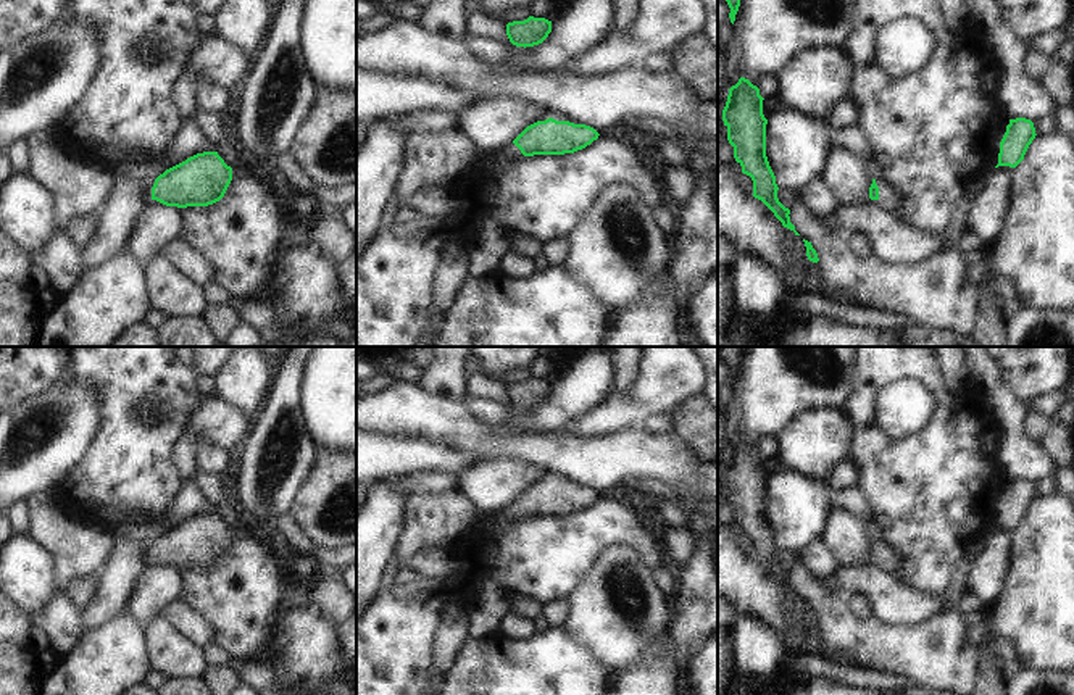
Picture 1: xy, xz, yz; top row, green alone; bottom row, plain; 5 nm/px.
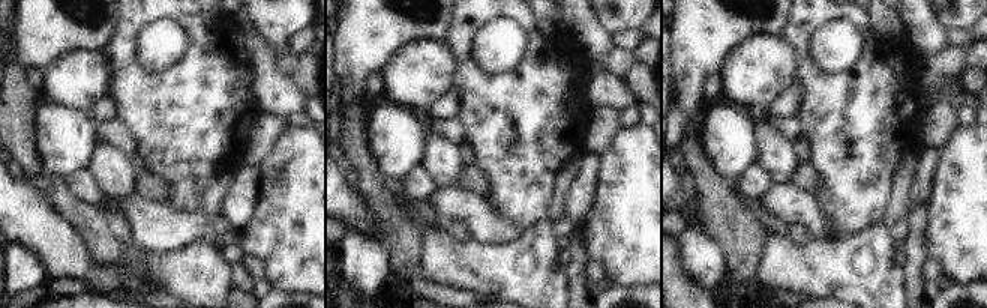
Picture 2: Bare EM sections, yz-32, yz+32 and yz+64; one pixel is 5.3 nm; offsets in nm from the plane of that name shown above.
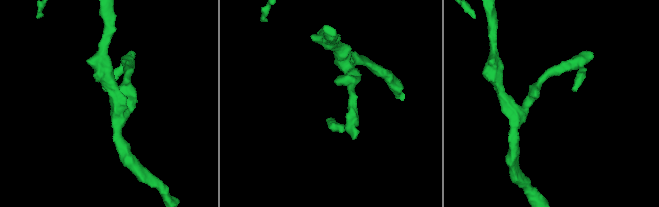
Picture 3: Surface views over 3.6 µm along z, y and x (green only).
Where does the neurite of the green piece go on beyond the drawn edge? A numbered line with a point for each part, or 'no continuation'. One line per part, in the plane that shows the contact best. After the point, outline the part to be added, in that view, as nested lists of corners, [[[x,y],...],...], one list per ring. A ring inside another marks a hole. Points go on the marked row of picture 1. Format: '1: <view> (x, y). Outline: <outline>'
1: yz (889, 199). Outline: [[[884,177],[876,179],[876,184],[879,187],[879,205],[890,213],[897,213],[901,205],[900,192],[890,187]]]

